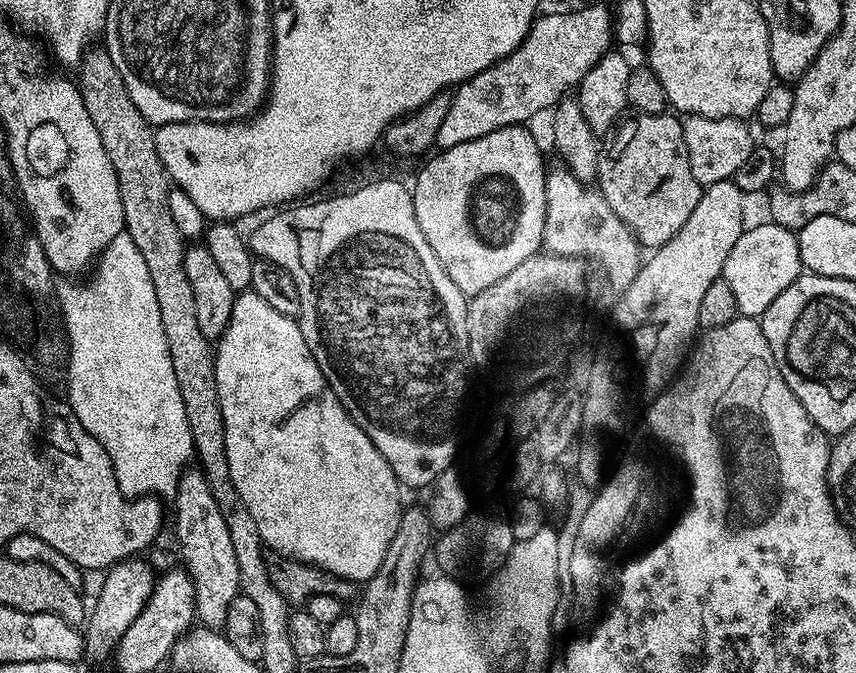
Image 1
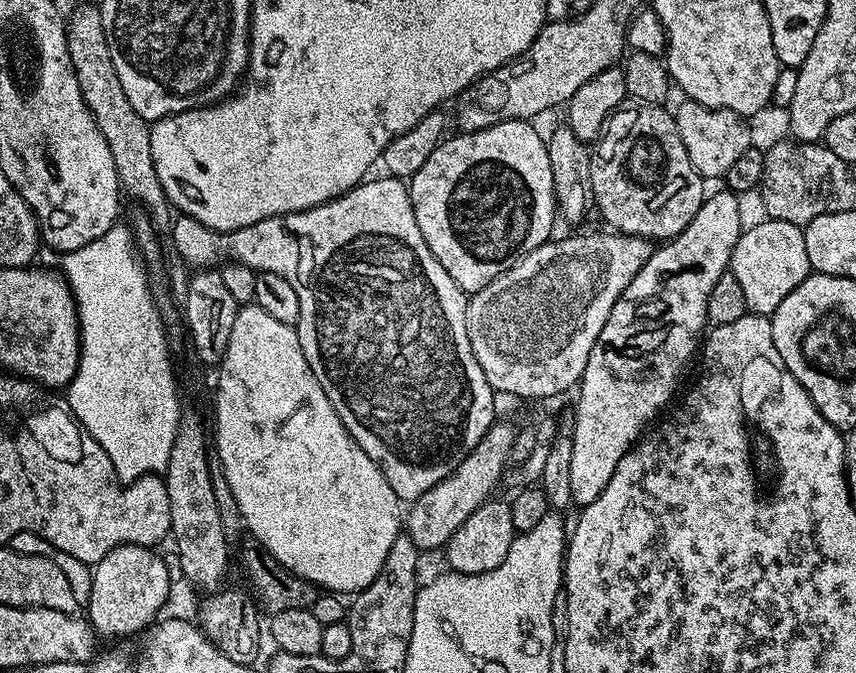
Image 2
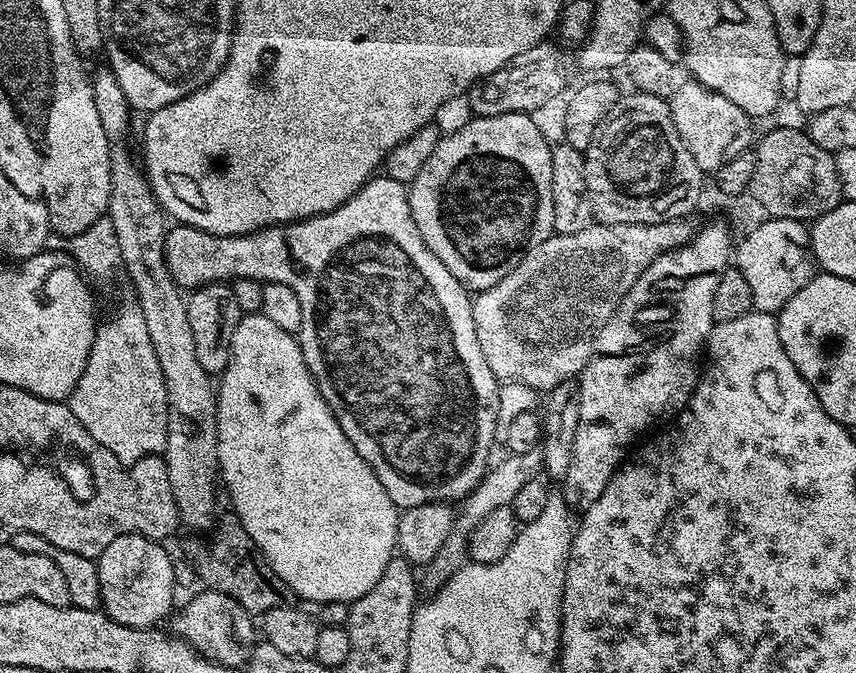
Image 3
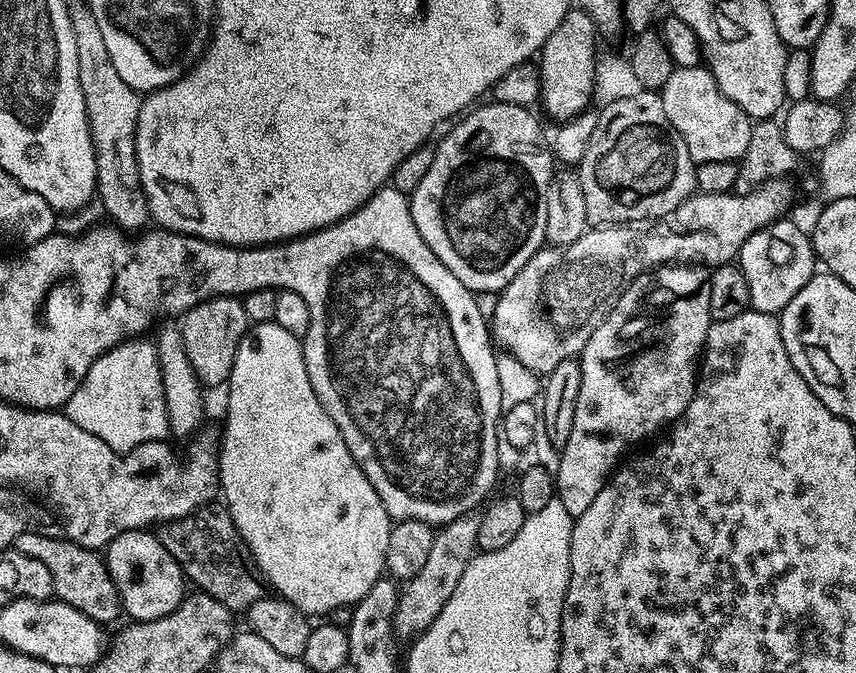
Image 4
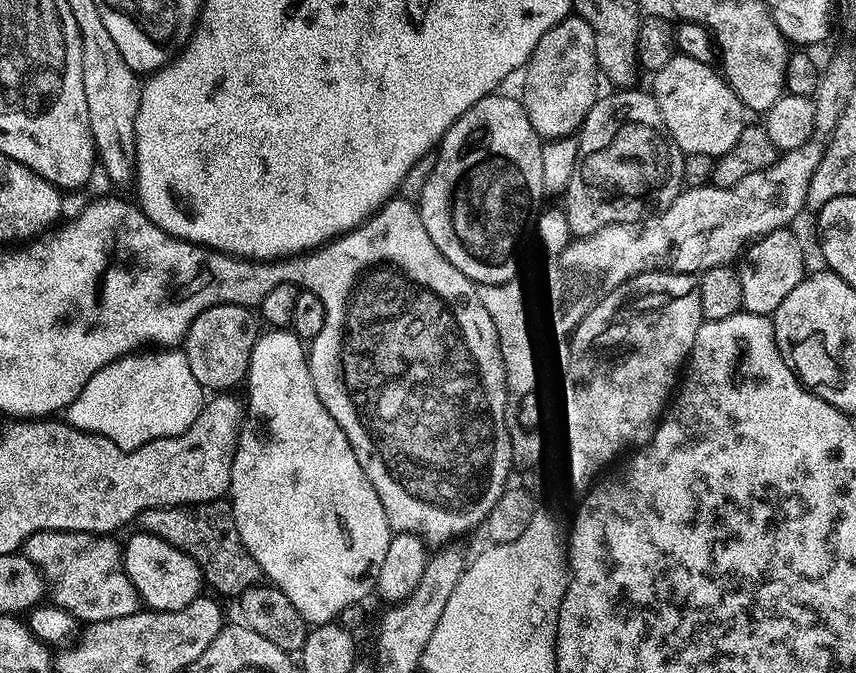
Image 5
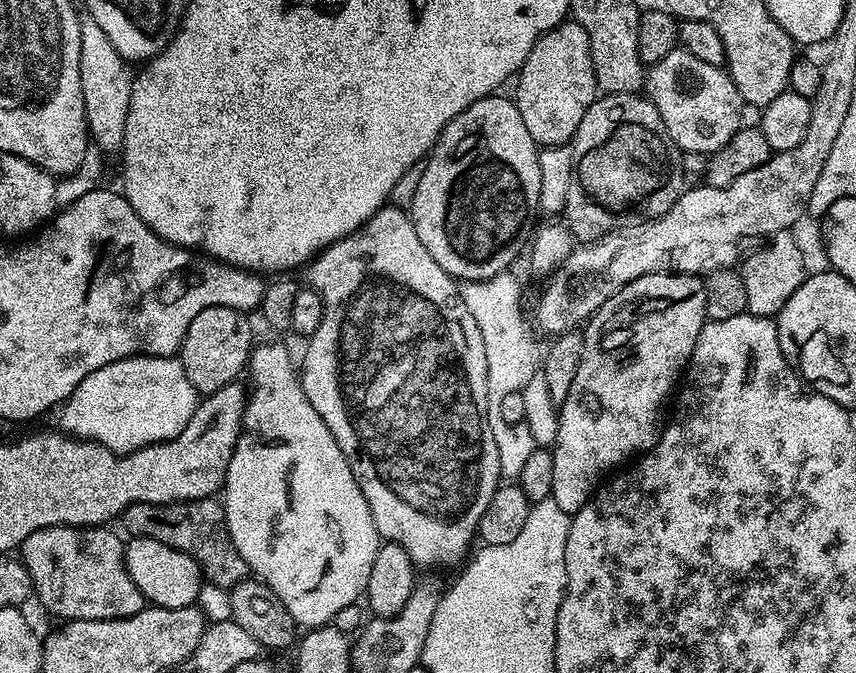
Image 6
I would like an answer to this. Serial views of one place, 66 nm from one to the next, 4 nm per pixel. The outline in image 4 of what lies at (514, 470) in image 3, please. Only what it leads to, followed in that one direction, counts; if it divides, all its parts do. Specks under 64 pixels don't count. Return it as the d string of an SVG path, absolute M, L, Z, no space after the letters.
M467 512L464 516L459 516L458 519L443 525L433 535L430 555L426 557L422 570L418 570L418 574L414 574L414 578L410 578L403 585L394 621L394 631L397 637L415 638L419 636L431 626L434 618L438 618L442 606L450 602L450 594L454 594L458 586L458 578L462 578L466 566L471 562L472 557L477 555L479 525L480 516L476 512Z

